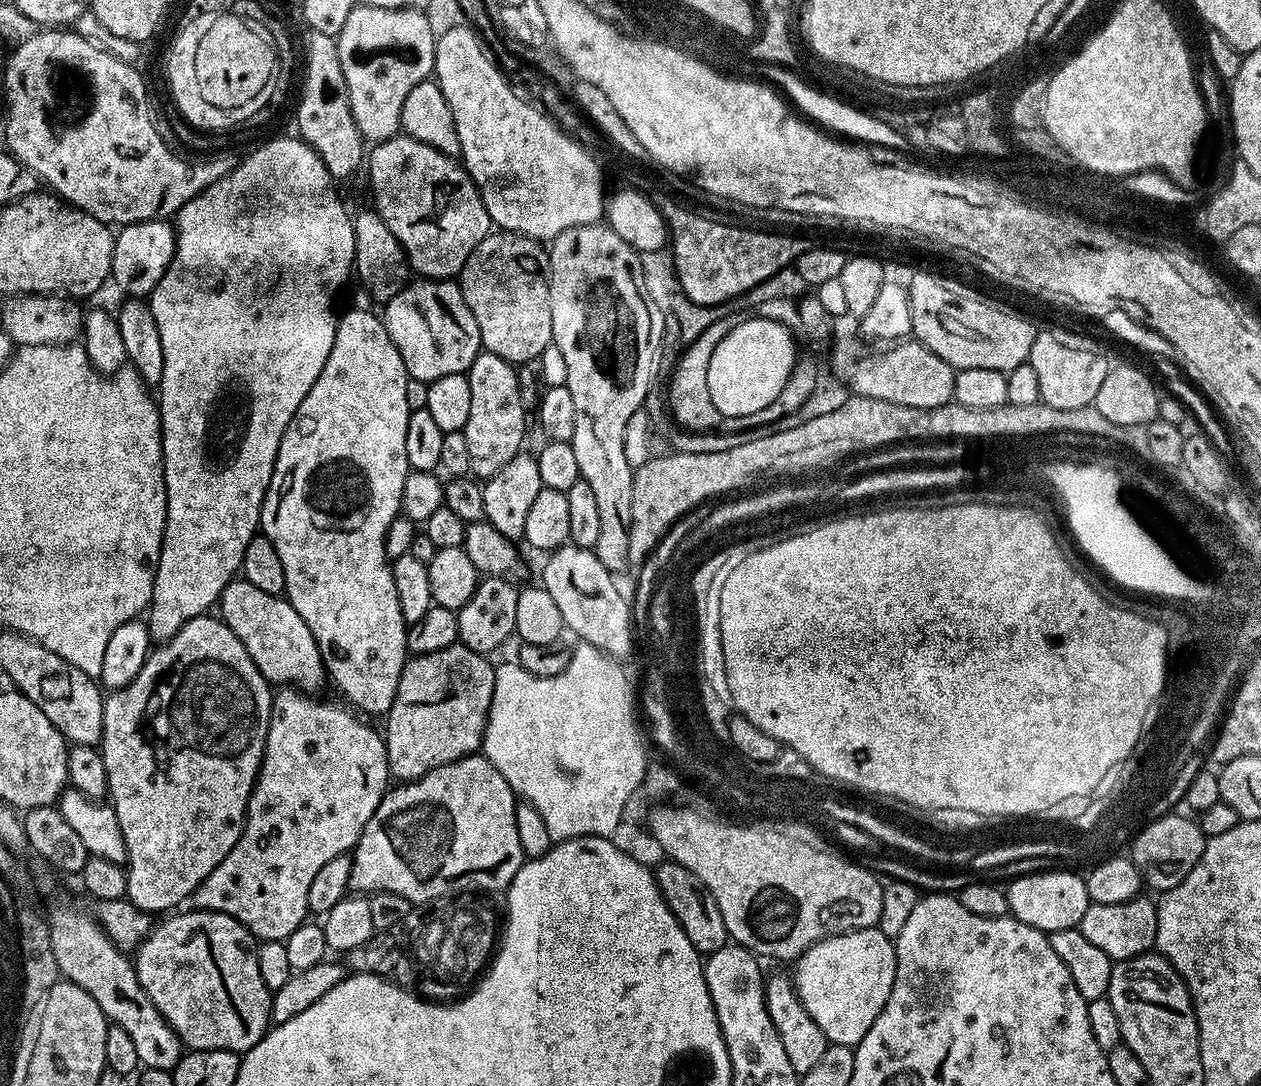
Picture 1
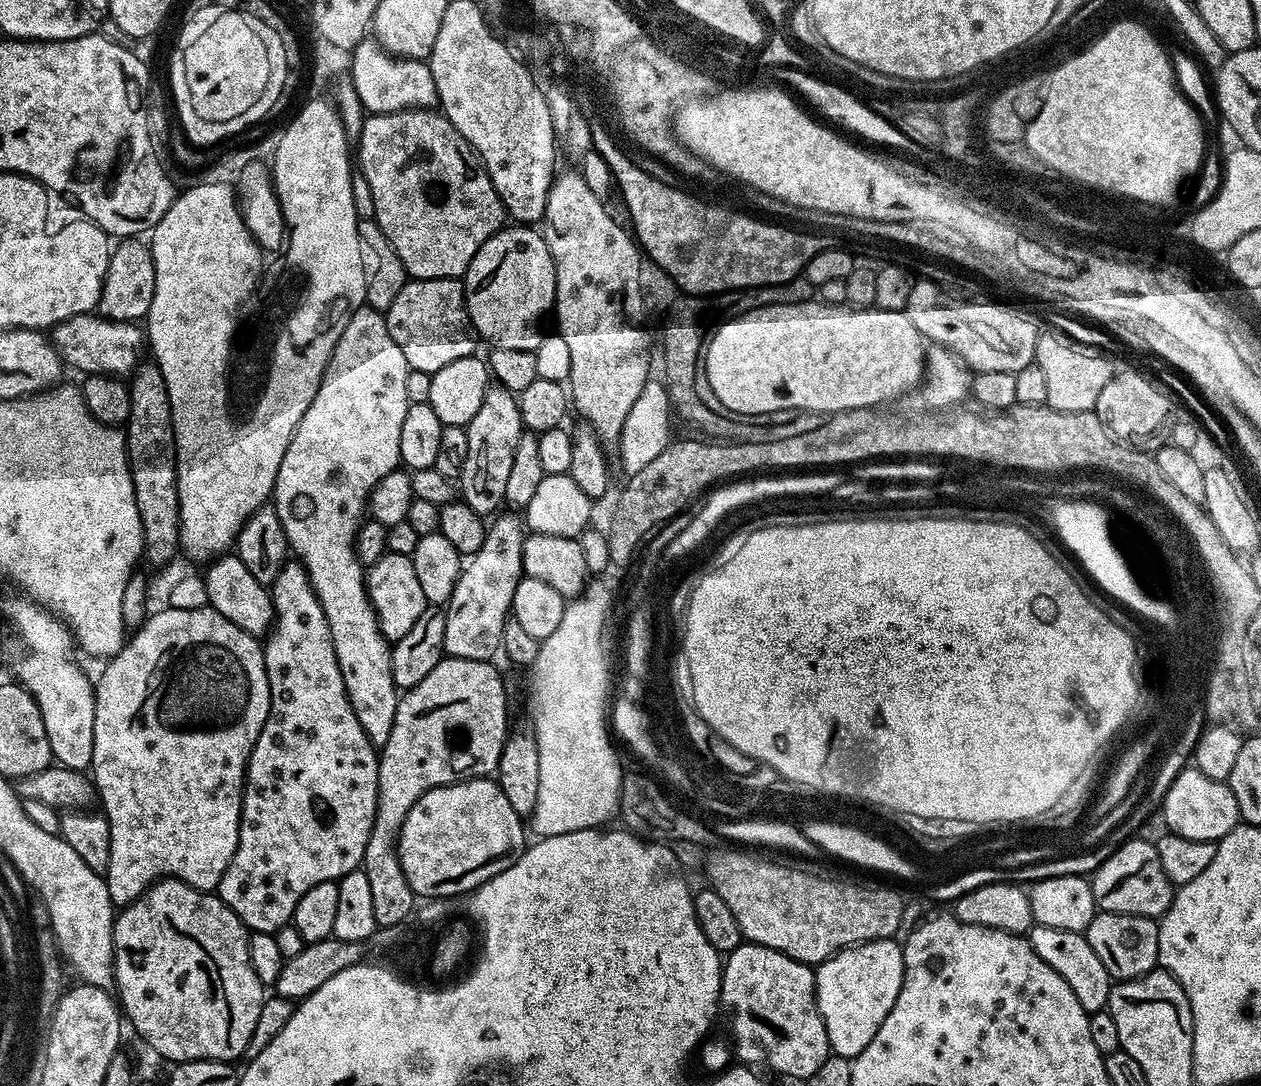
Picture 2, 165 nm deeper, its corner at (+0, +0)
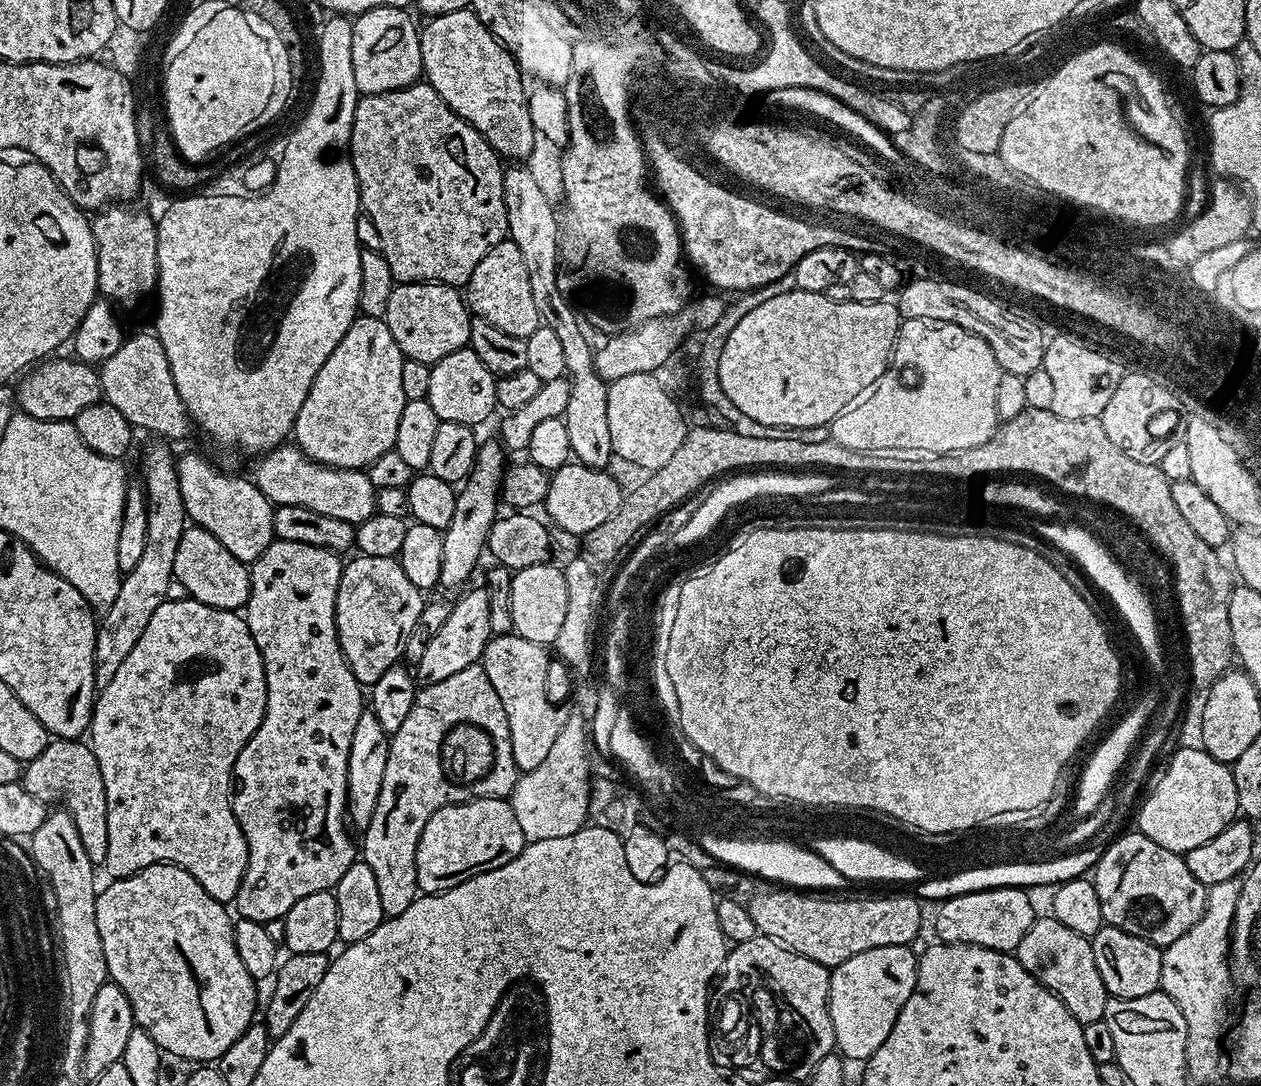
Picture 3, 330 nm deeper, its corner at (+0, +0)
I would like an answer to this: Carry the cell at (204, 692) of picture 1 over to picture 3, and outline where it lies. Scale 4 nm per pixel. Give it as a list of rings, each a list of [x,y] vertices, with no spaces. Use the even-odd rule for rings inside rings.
[[[169,598],[154,610],[146,630],[142,630],[142,638],[138,638],[134,650],[126,657],[126,662],[114,673],[114,678],[106,687],[99,689],[92,709],[92,723],[90,725],[90,747],[98,758],[98,770],[102,770],[102,782],[106,782],[106,858],[103,867],[108,868],[109,877],[132,876],[151,864],[177,864],[184,868],[214,898],[218,903],[228,906],[233,903],[238,894],[238,886],[242,886],[242,878],[246,874],[248,861],[248,847],[246,838],[238,826],[232,813],[231,795],[234,787],[232,771],[238,762],[238,754],[242,754],[242,746],[250,742],[254,730],[264,717],[266,710],[266,674],[262,666],[262,654],[254,642],[248,629],[248,621],[239,611],[227,608],[206,606],[202,602],[191,598],[175,600]]]

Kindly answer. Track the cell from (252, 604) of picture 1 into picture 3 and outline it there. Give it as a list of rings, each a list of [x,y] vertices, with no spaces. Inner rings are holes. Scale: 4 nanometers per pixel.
[[[199,526],[185,527],[182,534],[182,540],[178,542],[178,550],[174,553],[174,570],[172,571],[175,583],[185,588],[187,595],[193,600],[202,602],[206,606],[214,606],[215,608],[227,608],[229,610],[240,610],[247,605],[248,595],[250,594],[250,568],[238,558],[234,558],[234,554],[230,554],[230,550],[226,550],[226,546],[222,546],[222,542],[218,542],[218,538],[214,538],[214,534],[210,534],[205,528]]]

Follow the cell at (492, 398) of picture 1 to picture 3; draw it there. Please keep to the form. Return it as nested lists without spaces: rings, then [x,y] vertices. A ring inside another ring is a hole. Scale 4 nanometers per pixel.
[[[495,439],[492,440],[486,441],[485,444],[483,441],[477,447],[474,466],[456,494],[454,518],[450,518],[450,526],[443,529],[442,568],[438,583],[441,589],[443,587],[463,589],[469,583],[467,580],[471,578],[480,555],[485,555],[491,526],[497,520],[496,503],[499,505],[502,500],[506,452]]]

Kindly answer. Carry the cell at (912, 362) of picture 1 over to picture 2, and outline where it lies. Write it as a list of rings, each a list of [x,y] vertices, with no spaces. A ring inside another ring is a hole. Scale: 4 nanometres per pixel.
[[[815,299],[804,301],[803,304],[771,304],[761,308],[751,308],[741,311],[730,322],[726,322],[712,335],[702,357],[702,376],[708,379],[708,388],[716,395],[715,403],[721,409],[735,414],[740,418],[753,418],[758,414],[770,414],[771,411],[794,410],[798,412],[823,412],[835,414],[849,412],[855,408],[876,408],[887,400],[896,400],[907,392],[915,393],[924,380],[924,353],[926,341],[920,331],[910,322],[907,311],[891,312],[885,308],[853,308],[839,304],[825,304]]]

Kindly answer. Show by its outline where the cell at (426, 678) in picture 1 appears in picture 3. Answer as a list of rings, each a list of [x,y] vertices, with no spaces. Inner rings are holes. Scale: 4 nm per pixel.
[[[483,663],[466,666],[466,670],[458,670],[458,674],[453,674],[442,682],[423,685],[417,691],[414,706],[410,706],[410,714],[406,714],[402,726],[391,733],[386,775],[382,777],[378,806],[374,806],[370,826],[362,830],[362,860],[370,866],[378,882],[378,894],[385,917],[402,914],[406,906],[416,901],[418,838],[422,838],[426,822],[434,818],[437,810],[442,806],[478,798],[511,797],[517,779],[518,769],[514,754],[510,751],[510,726],[506,722],[506,710],[502,710],[502,702],[498,699],[494,686],[490,686],[490,678],[486,678]]]

